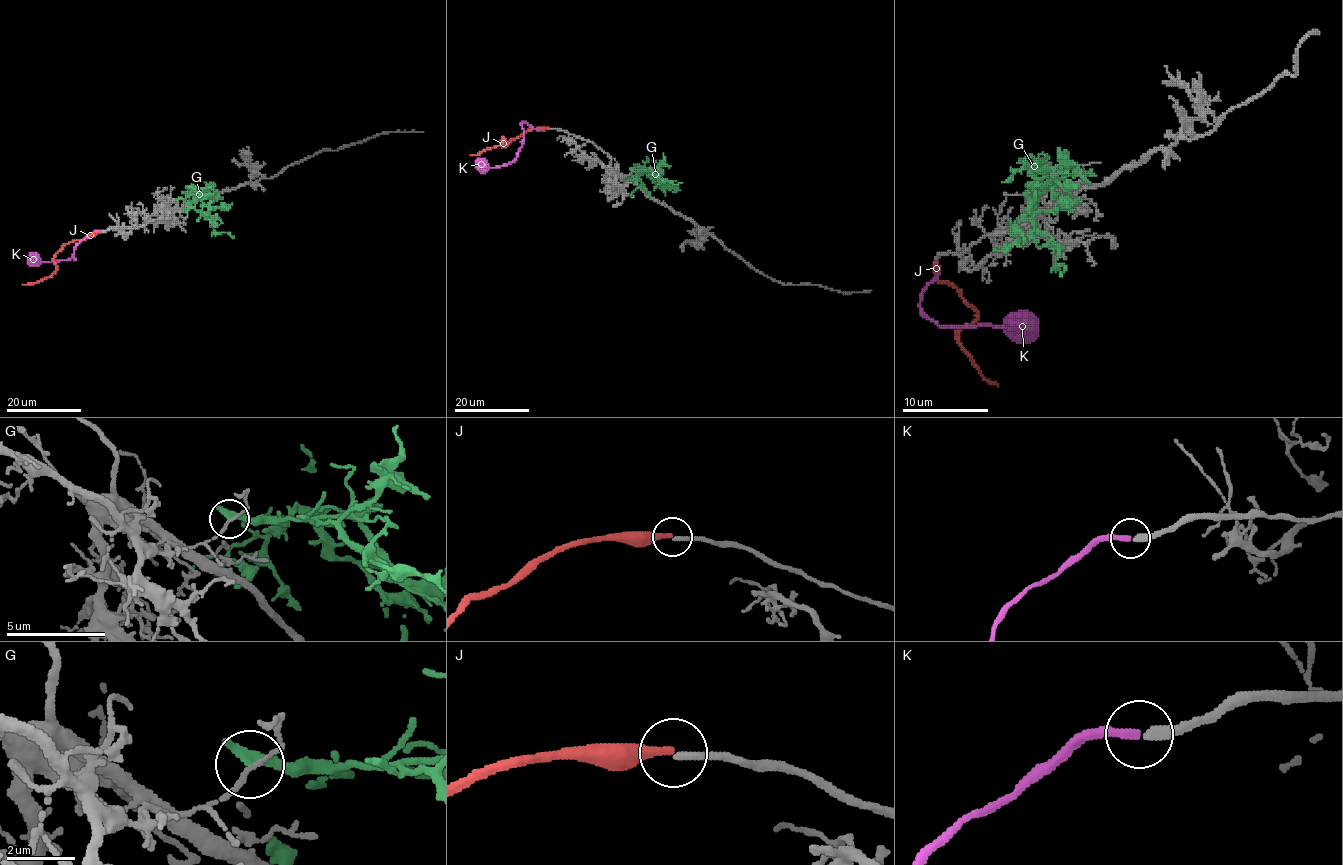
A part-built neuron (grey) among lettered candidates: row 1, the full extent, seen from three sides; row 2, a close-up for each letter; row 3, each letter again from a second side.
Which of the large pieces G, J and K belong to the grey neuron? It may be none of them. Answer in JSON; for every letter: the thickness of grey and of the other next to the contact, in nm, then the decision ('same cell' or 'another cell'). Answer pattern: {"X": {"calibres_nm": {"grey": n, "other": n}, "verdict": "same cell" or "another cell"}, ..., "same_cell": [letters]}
{"G": {"calibres_nm": {"grey": 120, "other": 360}, "verdict": "another cell"}, "J": {"calibres_nm": {"grey": 280, "other": 300}, "verdict": "another cell"}, "K": {"calibres_nm": {"grey": 260, "other": 240}, "verdict": "same cell"}, "same_cell": ["K"]}

